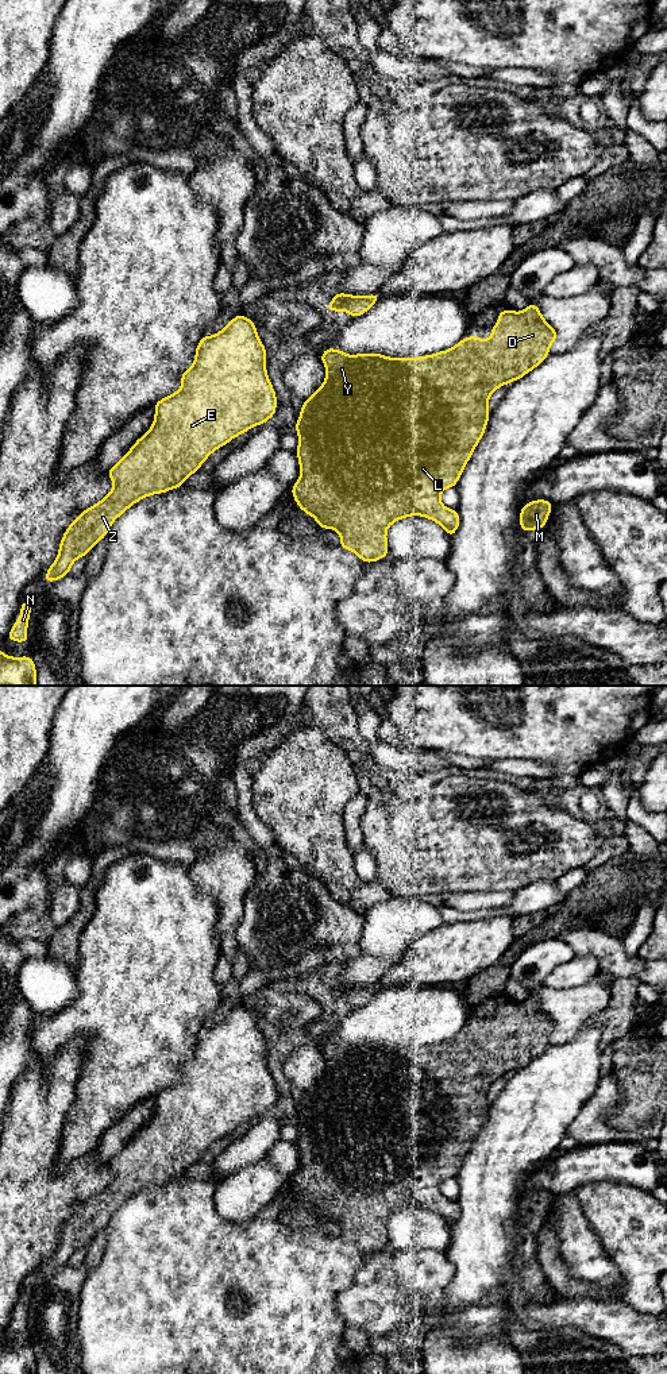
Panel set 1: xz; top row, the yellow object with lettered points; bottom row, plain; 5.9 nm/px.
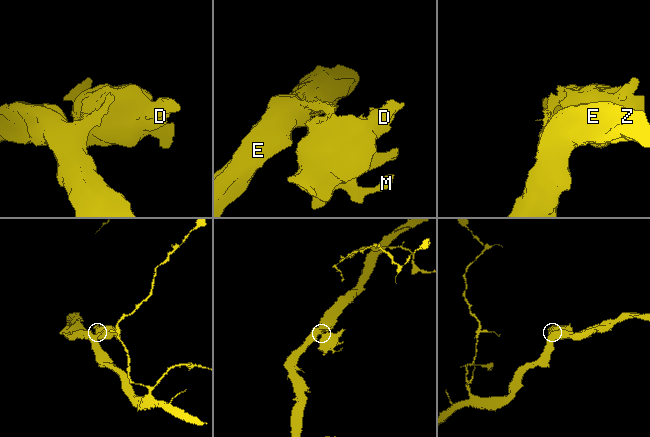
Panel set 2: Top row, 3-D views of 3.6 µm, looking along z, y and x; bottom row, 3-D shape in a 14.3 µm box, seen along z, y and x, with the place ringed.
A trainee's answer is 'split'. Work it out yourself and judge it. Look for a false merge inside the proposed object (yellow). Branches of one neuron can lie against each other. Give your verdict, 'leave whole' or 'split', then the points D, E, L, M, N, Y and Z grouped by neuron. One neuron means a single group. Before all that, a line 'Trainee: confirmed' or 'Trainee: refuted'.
Trainee: refuted
leave whole; D E L M N Y Z

